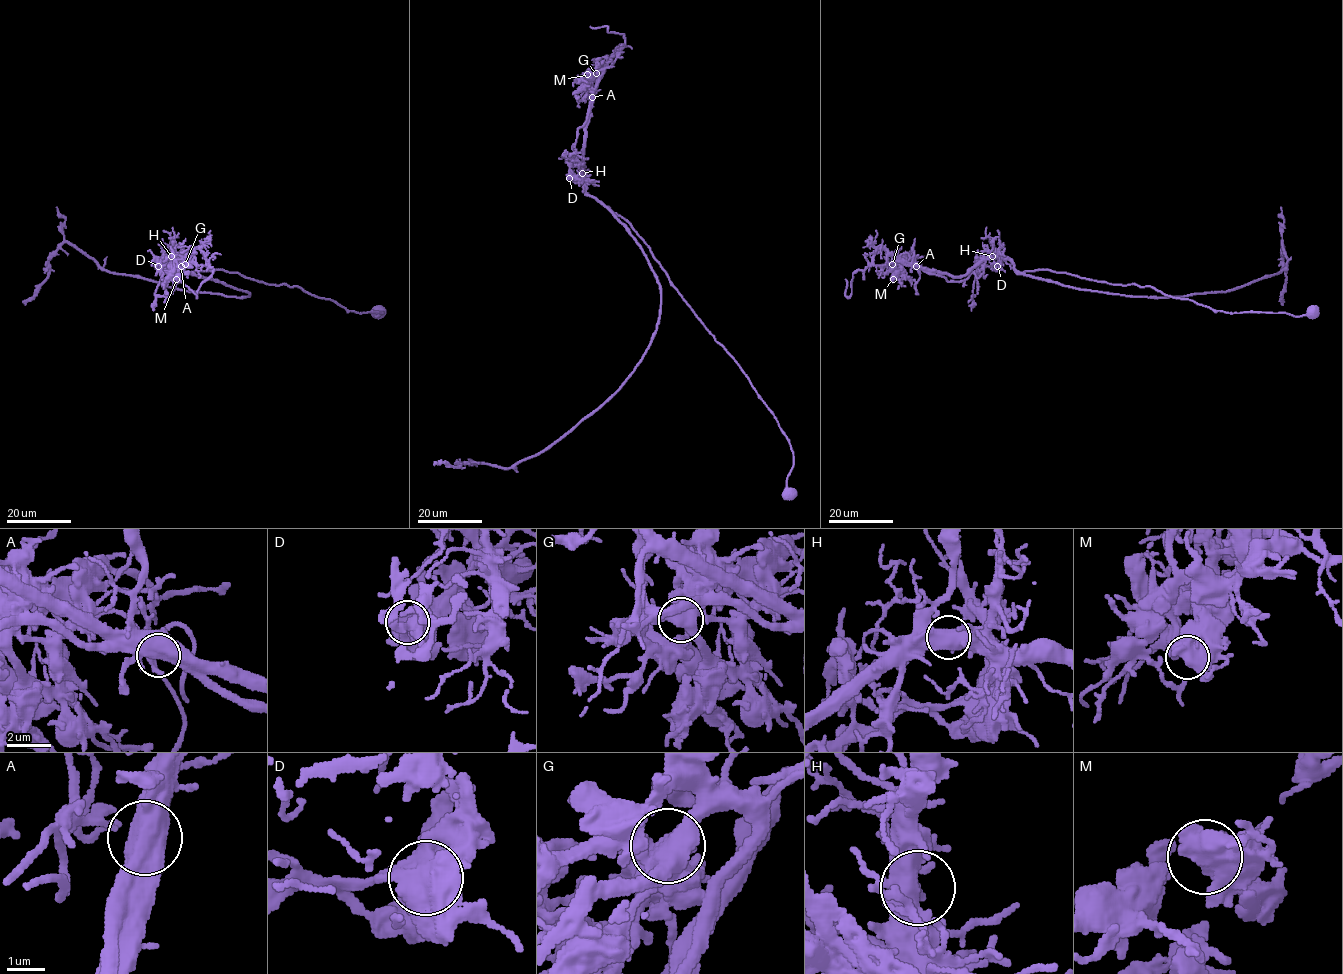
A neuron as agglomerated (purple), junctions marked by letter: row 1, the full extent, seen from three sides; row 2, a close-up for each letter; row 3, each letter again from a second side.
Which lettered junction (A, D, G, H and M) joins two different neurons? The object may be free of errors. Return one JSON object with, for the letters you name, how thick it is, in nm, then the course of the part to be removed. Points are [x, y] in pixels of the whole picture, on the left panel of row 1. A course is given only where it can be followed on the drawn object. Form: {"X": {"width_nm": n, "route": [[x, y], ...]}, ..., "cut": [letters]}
{"A": {"width_nm": 700, "route": [[181, 266], [188, 261], [209, 265], [213, 270], [201, 285], [197, 297], [179, 279]]}, "cut": ["A"]}

